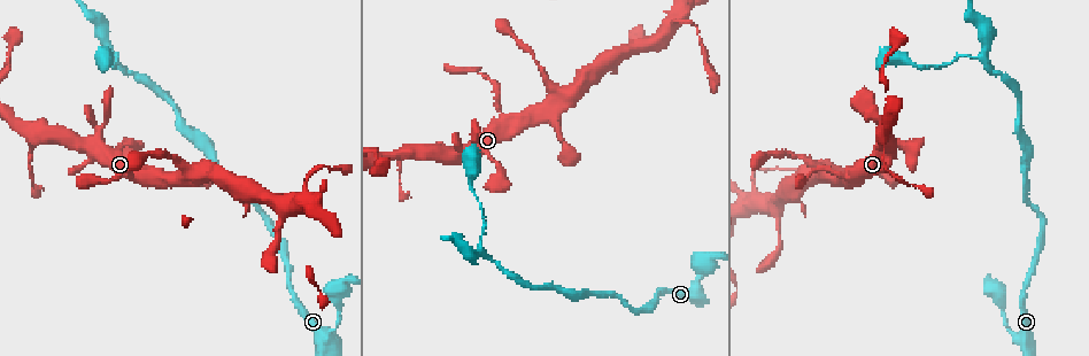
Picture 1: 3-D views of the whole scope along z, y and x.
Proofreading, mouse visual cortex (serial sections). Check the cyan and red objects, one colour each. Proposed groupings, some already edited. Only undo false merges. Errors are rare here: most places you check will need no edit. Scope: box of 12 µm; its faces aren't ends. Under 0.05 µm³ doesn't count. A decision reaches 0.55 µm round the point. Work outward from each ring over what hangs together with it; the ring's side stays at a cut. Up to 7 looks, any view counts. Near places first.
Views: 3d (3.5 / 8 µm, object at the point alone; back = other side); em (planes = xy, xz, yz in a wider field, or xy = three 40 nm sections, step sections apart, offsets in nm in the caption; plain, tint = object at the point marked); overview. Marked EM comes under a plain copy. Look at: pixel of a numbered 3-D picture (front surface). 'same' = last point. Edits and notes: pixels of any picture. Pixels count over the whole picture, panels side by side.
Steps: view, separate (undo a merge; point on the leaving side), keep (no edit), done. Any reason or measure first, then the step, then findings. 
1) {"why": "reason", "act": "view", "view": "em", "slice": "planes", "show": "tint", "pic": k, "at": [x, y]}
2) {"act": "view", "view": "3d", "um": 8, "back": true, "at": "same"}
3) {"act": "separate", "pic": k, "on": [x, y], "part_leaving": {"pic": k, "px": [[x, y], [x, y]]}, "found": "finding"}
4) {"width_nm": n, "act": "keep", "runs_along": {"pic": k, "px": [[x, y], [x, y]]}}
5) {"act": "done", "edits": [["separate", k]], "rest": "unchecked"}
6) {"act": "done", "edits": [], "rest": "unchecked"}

{"why": "a fork", "act": "view", "view": "3d", "um": 3.5, "pic": 1, "at": [612, 57]}

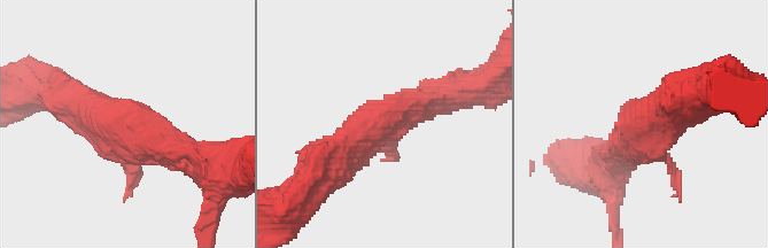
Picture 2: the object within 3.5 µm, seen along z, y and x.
{"act": "keep", "runs_along": {"pic": 2, "px": [[327, 163], [373, 122], [447, 95]]}, "found": "continuous, no second cell"}

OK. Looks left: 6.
{"why": "sharp bend", "act": "view", "view": "3d", "um": 3.5, "pic": 1, "at": [318, 167]}

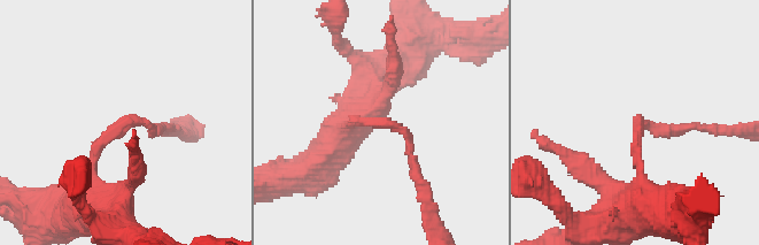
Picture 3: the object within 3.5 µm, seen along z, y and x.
{"arm_widths_nm": [150, 150], "why": "shape alone is not enough", "act": "view", "view": "em", "slice": "xy", "step": 3, "show": "tint", "pic": 3, "at": [128, 122]}

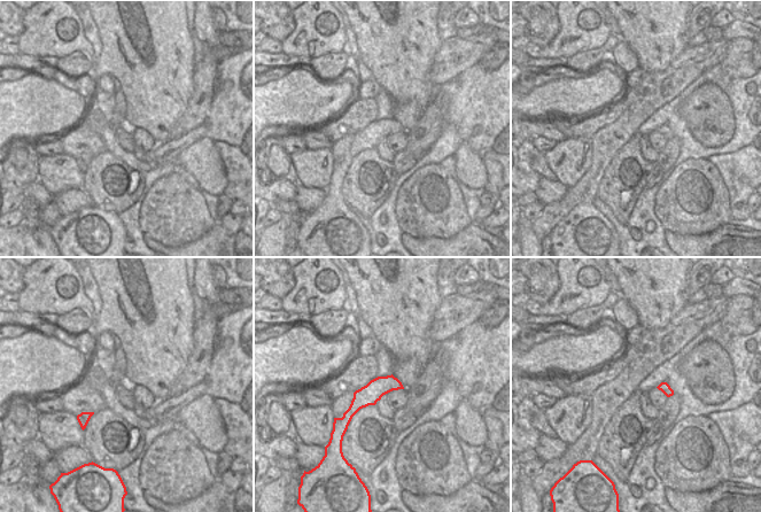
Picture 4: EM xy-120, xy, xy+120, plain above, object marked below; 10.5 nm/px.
{"act": "keep", "runs_along": {"pic": 4, "px": [[398, 385], [379, 386], [346, 418]]}, "found": "all the same cell"}

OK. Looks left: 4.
{"why": "two arms in line, one across", "act": "view", "view": "3d", "um": 3.5, "pic": 1, "at": [880, 130]}

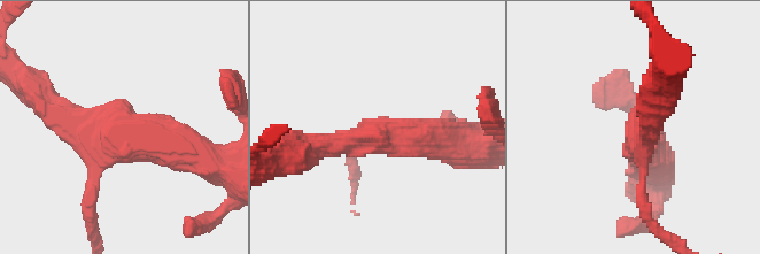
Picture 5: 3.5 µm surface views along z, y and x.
{"arm_widths_nm": [150, 300, 500], "act": "keep", "runs_along": {"pic": 5, "px": [[190, 151], [48, 105]]}, "found": "continuous, no second cell"}

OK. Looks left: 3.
{"act": "done", "edits": [], "rest": "unchecked"}

